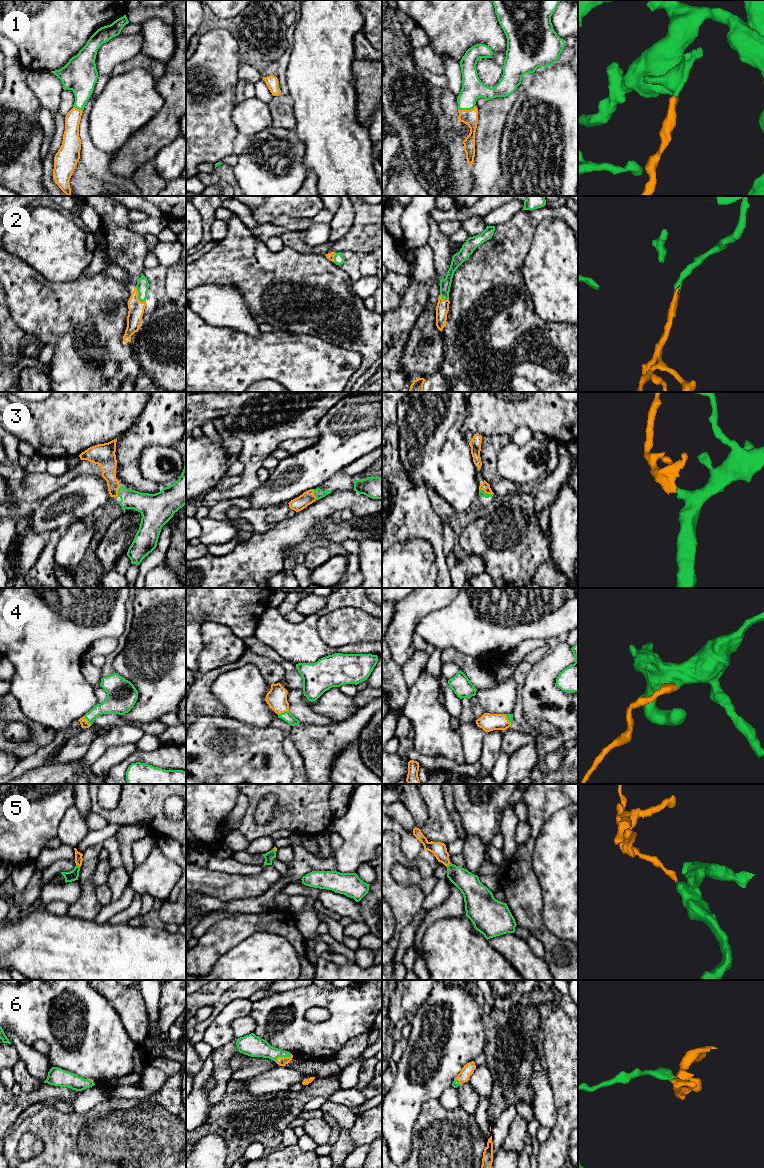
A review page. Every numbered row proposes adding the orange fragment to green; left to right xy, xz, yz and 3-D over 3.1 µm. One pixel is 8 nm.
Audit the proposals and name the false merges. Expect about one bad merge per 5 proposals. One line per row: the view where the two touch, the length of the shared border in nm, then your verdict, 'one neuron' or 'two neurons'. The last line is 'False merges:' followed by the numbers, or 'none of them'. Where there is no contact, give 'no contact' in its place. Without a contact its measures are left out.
1: yz | 150 nm | one neuron
2: xy | 140 nm | one neuron
3: yz | 120 nm | one neuron
4: xz | 100 nm | one neuron
5: yz | 50 nm | one neuron
6: xz | 150 nm | one neuron
False merges: none of them

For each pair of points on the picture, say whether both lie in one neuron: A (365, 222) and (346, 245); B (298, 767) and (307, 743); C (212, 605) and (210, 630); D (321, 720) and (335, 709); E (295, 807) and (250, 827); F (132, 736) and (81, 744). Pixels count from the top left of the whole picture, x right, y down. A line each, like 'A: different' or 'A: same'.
A: same
B: different
C: different
D: different
E: same
F: different

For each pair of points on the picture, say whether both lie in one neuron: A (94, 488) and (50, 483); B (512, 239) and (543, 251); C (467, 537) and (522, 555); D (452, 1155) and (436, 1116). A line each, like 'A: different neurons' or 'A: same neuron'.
A: different neurons
B: different neurons
C: same neuron
D: same neuron

